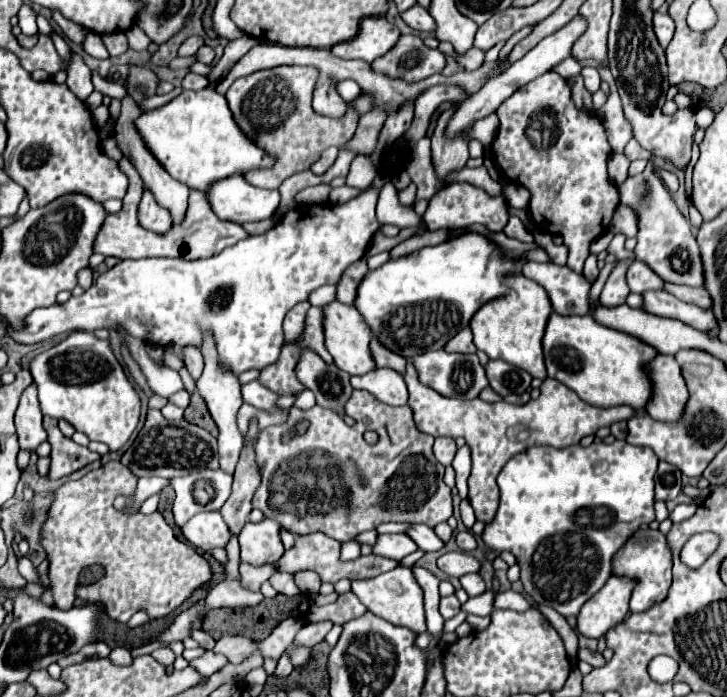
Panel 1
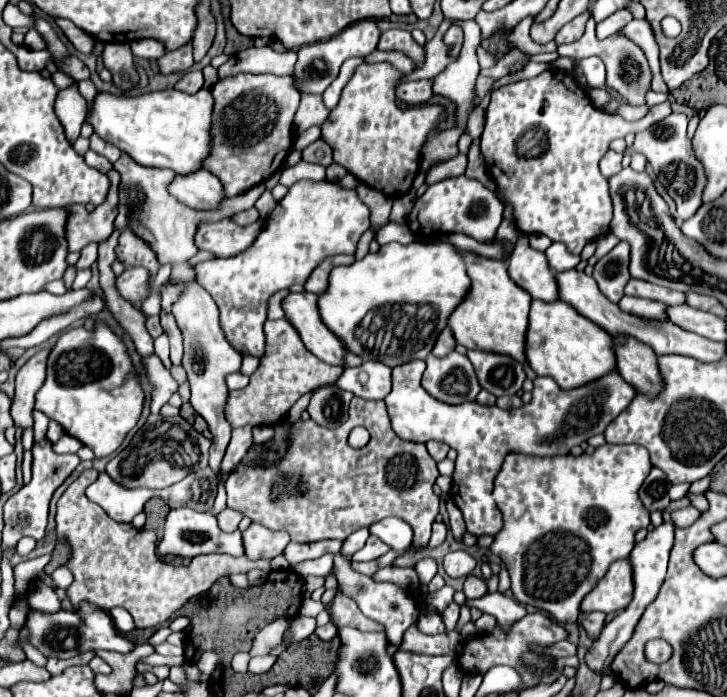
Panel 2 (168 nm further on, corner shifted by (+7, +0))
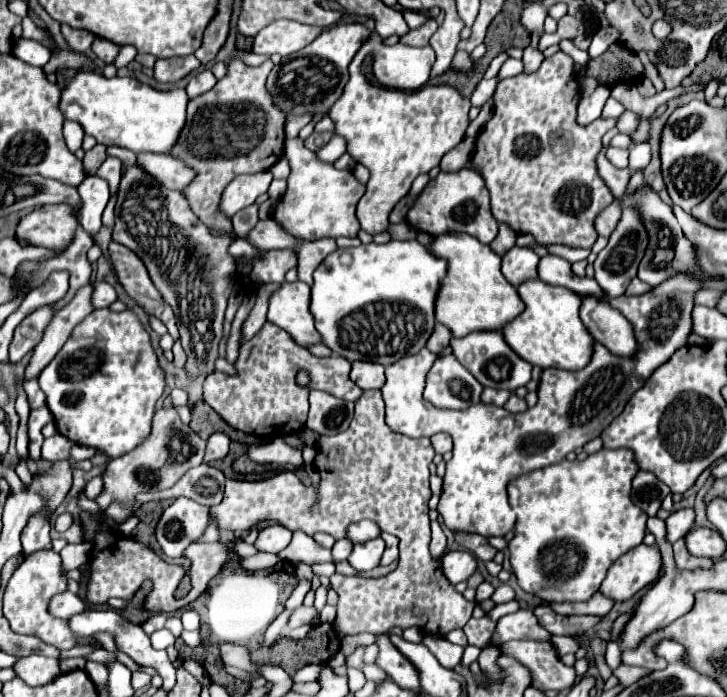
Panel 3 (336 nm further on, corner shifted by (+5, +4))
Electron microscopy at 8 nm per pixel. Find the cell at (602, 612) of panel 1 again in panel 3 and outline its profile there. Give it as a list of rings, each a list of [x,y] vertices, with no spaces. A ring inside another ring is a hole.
[[[640,544],[610,566],[600,592],[604,592],[608,598],[614,598],[616,602],[628,600],[658,578],[660,566],[660,548]]]

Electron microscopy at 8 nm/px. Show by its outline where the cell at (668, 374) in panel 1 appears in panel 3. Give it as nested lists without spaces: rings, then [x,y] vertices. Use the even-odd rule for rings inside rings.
[[[582,296],[580,320],[592,338],[604,344],[612,354],[632,356],[636,352],[636,340],[630,322],[614,310],[608,300],[596,296]]]

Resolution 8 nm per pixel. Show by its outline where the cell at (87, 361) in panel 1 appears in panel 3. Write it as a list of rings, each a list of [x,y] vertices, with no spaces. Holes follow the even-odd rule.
[[[108,308],[94,310],[74,328],[72,336],[56,354],[56,358],[40,372],[38,382],[46,394],[46,406],[54,416],[58,434],[66,436],[74,444],[104,450],[110,458],[128,454],[150,436],[154,408],[166,386],[164,370],[158,364],[150,334],[138,316],[132,310],[112,312]]]

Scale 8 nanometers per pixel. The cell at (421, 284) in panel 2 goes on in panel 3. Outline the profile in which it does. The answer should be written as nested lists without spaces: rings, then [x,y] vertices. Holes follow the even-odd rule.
[[[392,240],[388,244],[362,244],[358,248],[338,248],[328,254],[314,272],[310,312],[314,316],[316,330],[322,342],[332,354],[350,362],[378,362],[390,366],[406,354],[416,354],[426,346],[434,328],[434,300],[440,286],[440,278],[446,272],[444,260],[432,256],[420,242]]]

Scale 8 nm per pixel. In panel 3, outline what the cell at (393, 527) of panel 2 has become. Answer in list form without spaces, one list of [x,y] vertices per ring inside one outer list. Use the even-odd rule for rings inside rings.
[[[370,520],[350,524],[348,530],[346,530],[346,538],[348,538],[352,544],[366,542],[366,540],[372,540],[372,538],[376,538],[376,536],[380,536],[380,528],[378,528],[376,524],[372,524]]]

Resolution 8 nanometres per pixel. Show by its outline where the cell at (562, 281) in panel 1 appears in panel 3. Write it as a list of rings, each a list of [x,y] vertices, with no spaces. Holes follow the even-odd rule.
[[[510,248],[502,256],[502,274],[512,286],[520,286],[528,278],[536,278],[536,264],[540,262],[538,254],[530,248]]]

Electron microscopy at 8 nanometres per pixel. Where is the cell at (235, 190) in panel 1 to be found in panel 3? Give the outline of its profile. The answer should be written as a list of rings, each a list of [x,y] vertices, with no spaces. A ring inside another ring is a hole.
[[[144,152],[138,154],[136,164],[152,178],[156,178],[160,184],[164,184],[166,188],[172,190],[184,190],[188,180],[192,178],[192,172],[188,172],[188,168],[184,168],[184,164],[180,164],[180,160],[172,158],[170,154],[152,154],[152,152]]]

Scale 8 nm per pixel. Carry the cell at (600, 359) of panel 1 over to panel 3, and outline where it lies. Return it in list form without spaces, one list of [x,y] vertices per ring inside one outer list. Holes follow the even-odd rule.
[[[538,278],[526,280],[518,286],[518,294],[526,304],[524,312],[518,314],[514,320],[502,326],[502,336],[506,344],[532,366],[540,368],[562,368],[562,370],[580,370],[588,364],[592,352],[592,336],[584,328],[578,310],[582,298],[562,286],[546,284]]]

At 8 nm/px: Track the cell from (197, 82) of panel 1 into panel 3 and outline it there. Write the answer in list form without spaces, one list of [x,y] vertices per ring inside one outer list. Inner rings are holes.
[[[204,70],[204,72],[200,72],[198,76],[190,78],[186,92],[188,92],[190,98],[196,98],[196,96],[200,96],[200,94],[212,90],[212,88],[216,86],[216,82],[218,82],[218,80],[214,78],[214,74],[212,74],[210,70]]]

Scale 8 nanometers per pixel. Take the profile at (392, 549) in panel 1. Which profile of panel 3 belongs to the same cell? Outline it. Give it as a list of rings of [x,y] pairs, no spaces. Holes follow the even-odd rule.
[[[374,538],[374,540],[368,540],[368,542],[356,544],[352,548],[352,554],[348,556],[348,564],[356,572],[374,570],[376,566],[380,566],[382,552],[384,552],[384,540],[382,538]]]

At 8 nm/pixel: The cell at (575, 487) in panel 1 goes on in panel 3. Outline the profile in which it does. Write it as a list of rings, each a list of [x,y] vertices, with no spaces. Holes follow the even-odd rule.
[[[626,448],[606,450],[588,456],[584,462],[580,460],[562,460],[560,464],[530,472],[508,484],[510,506],[518,514],[518,522],[514,528],[514,538],[508,544],[510,564],[518,578],[518,586],[524,592],[540,596],[544,602],[552,600],[588,600],[606,578],[608,568],[628,550],[636,548],[646,534],[644,512],[636,508],[630,500],[632,476],[636,474],[636,460],[632,452]]]

